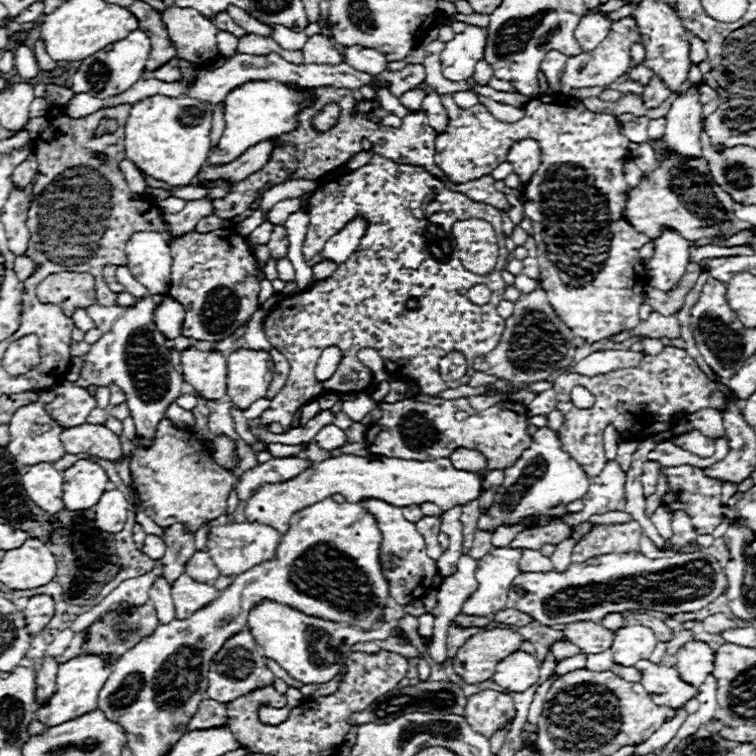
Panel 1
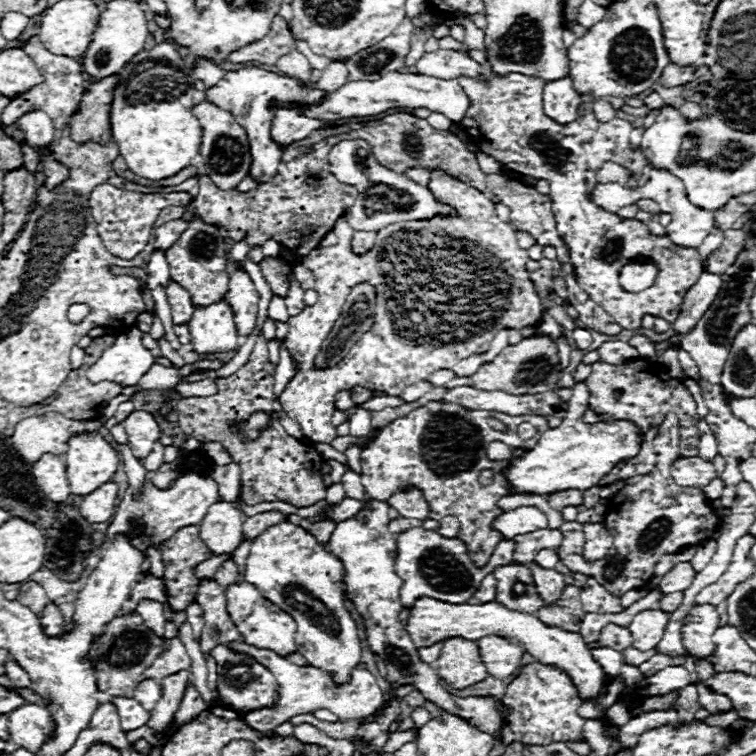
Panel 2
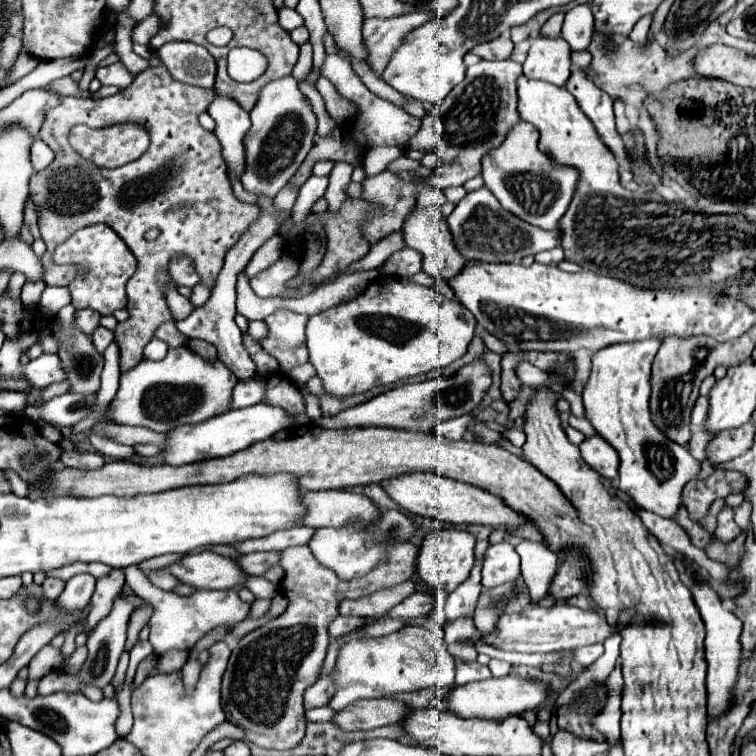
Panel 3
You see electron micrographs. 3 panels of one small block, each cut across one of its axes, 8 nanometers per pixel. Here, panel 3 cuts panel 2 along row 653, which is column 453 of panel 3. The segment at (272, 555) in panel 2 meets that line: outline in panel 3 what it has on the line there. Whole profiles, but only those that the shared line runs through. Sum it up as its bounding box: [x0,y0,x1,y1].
[306,276,476,396]

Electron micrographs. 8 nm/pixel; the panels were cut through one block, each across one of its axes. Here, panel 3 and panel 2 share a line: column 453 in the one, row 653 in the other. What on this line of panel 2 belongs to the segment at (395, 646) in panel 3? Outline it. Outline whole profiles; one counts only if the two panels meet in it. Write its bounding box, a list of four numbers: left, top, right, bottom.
[656,622,686,656]

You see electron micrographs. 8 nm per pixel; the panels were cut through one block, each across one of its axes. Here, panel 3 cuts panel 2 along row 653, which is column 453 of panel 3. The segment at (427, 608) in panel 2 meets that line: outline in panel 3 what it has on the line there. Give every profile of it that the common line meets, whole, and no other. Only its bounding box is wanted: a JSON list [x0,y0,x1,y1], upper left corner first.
[416,528,476,592]

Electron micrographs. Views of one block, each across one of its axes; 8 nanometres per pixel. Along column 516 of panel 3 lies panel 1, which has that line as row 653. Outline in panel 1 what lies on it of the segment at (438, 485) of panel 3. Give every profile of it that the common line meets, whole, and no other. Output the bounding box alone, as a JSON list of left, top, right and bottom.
[492,652,538,692]

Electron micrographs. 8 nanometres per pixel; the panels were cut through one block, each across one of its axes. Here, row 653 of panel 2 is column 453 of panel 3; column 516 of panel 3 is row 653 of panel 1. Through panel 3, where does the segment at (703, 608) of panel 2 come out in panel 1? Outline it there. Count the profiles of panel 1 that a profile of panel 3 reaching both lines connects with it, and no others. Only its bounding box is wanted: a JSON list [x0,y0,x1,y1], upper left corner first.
[676,642,714,688]

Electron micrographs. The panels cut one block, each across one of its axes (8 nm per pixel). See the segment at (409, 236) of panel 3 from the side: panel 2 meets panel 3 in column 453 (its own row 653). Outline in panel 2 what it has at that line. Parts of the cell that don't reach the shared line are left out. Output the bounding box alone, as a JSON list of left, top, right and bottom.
[230,642,382,732]

